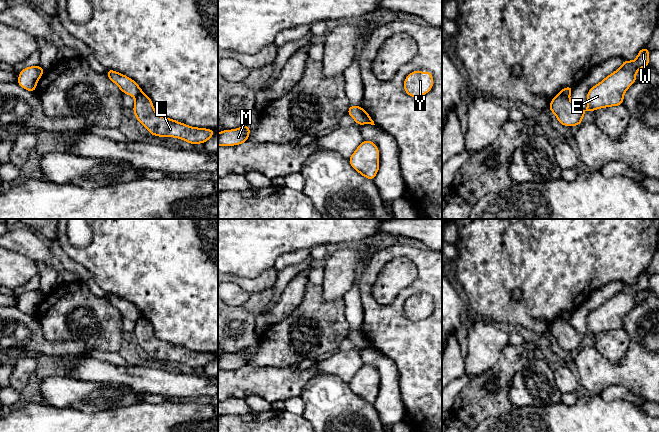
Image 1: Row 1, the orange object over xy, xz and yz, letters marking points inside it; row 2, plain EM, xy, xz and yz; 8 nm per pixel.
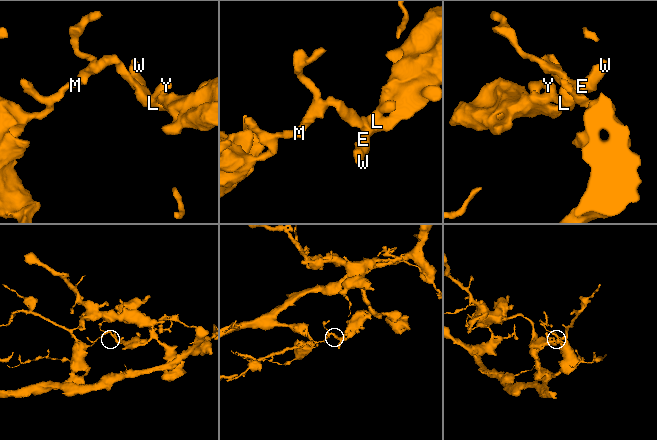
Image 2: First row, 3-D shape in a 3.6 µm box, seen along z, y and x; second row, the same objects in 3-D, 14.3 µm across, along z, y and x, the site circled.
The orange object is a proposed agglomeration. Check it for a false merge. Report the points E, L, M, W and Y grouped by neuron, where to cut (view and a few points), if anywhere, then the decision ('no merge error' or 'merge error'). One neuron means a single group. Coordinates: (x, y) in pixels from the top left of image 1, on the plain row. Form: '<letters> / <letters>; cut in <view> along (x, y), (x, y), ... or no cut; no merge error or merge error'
E L W Y / M; cut in xz along (363, 335), (367, 346); merge error

